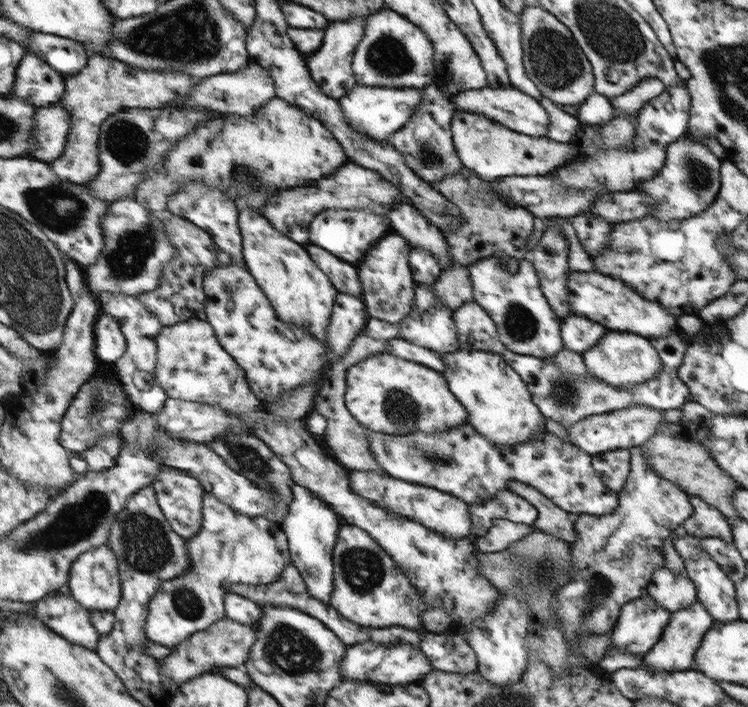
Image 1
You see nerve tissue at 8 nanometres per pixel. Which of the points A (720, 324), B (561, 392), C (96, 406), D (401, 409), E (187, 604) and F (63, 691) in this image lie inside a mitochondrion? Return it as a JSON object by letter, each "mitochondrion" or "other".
{"A":"other","B":"mitochondrion","C":"mitochondrion","D":"mitochondrion","E":"mitochondrion","F":"mitochondrion"}

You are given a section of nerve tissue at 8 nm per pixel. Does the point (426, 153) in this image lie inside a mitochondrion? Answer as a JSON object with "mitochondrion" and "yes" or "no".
{"mitochondrion":"yes"}

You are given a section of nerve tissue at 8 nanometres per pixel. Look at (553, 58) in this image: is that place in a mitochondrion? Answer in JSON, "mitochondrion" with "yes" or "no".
{"mitochondrion":"yes"}

